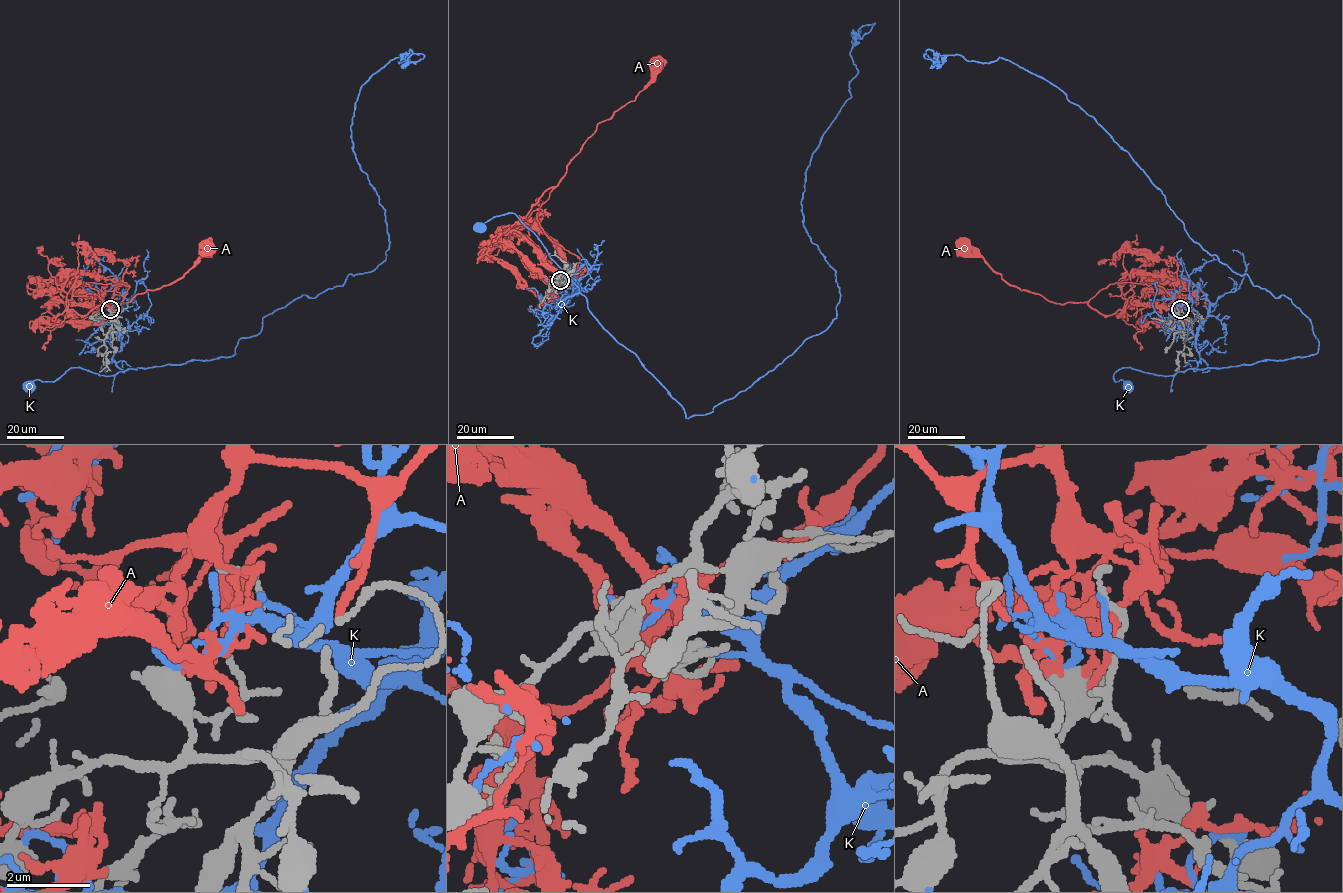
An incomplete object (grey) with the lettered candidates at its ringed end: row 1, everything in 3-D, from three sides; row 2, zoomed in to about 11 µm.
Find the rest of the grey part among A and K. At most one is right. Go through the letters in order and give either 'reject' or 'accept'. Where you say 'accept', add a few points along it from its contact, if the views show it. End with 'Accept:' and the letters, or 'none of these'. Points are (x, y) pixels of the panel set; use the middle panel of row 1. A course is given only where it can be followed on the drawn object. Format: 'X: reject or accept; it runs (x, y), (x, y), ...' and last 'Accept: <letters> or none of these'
A: accept; it runs (560, 280), (575, 270), (580, 259), (547, 236), (536, 214), (597, 124), (635, 99), (652, 78), (658, 63)
K: reject
Accept: A

